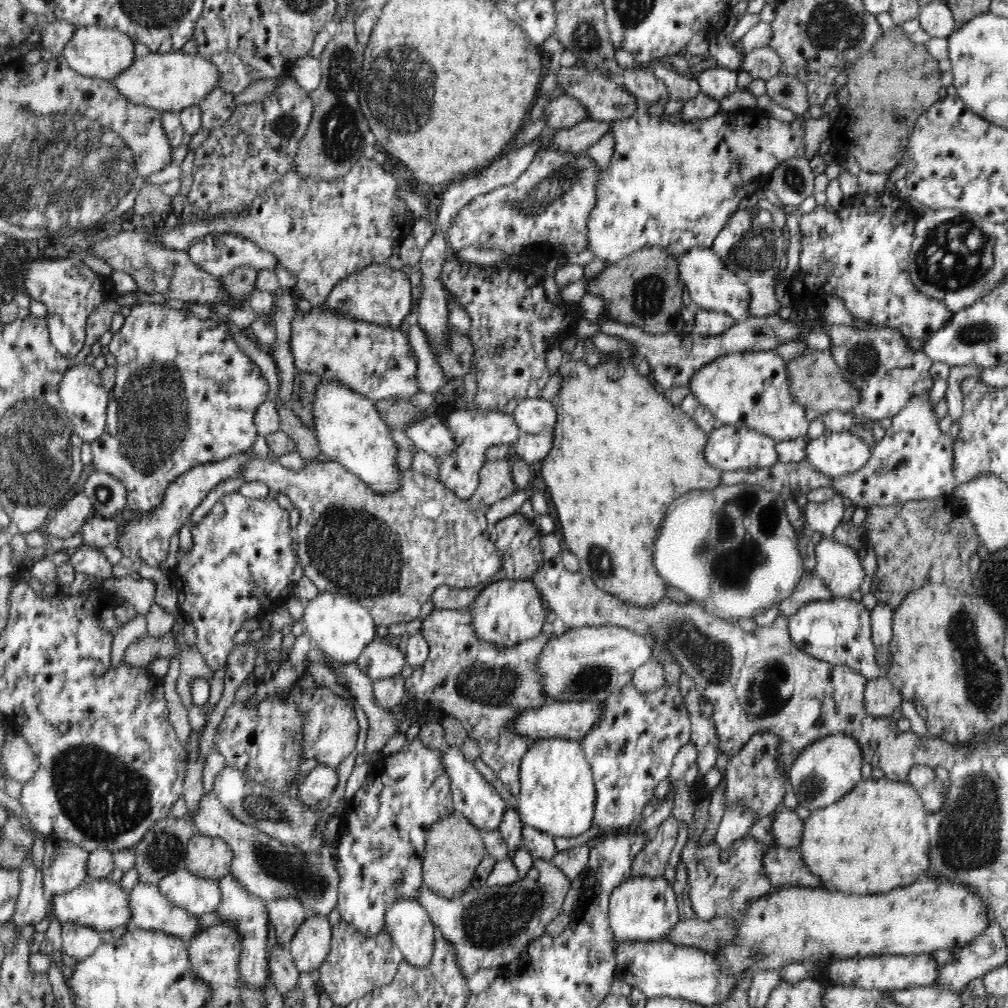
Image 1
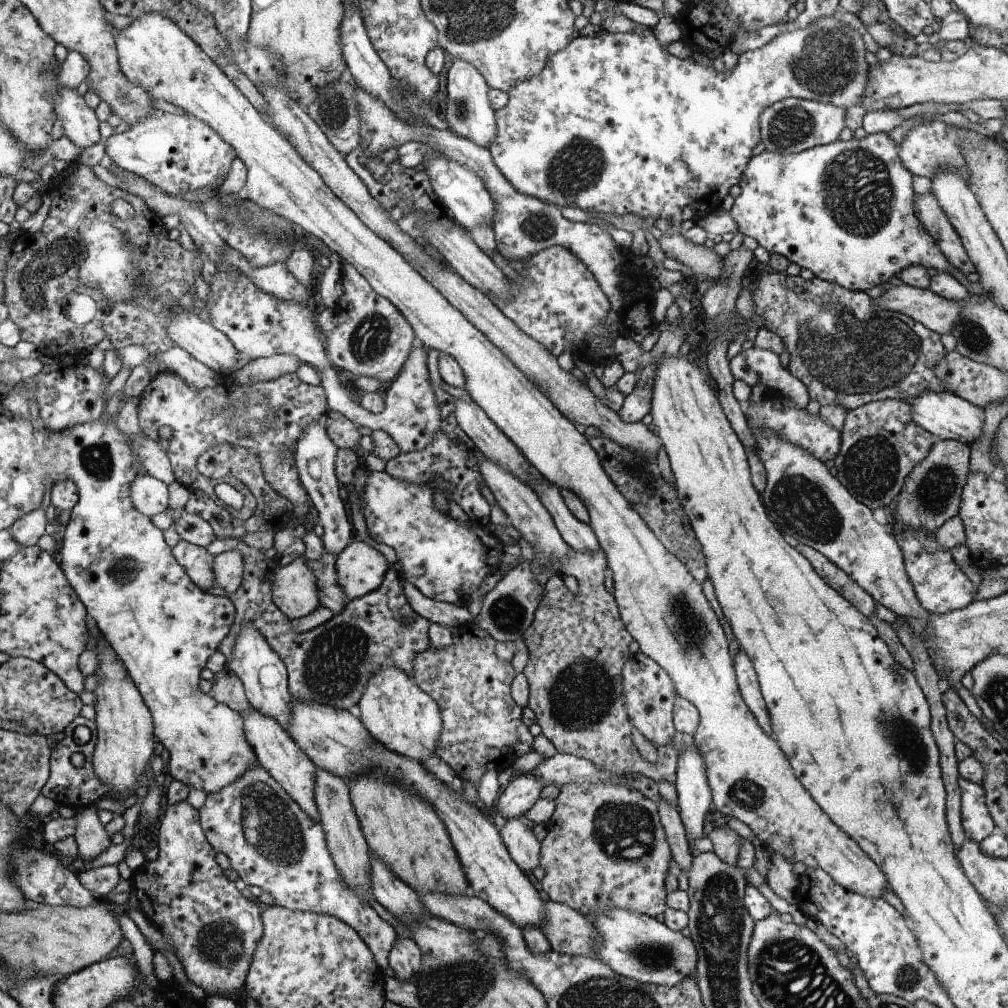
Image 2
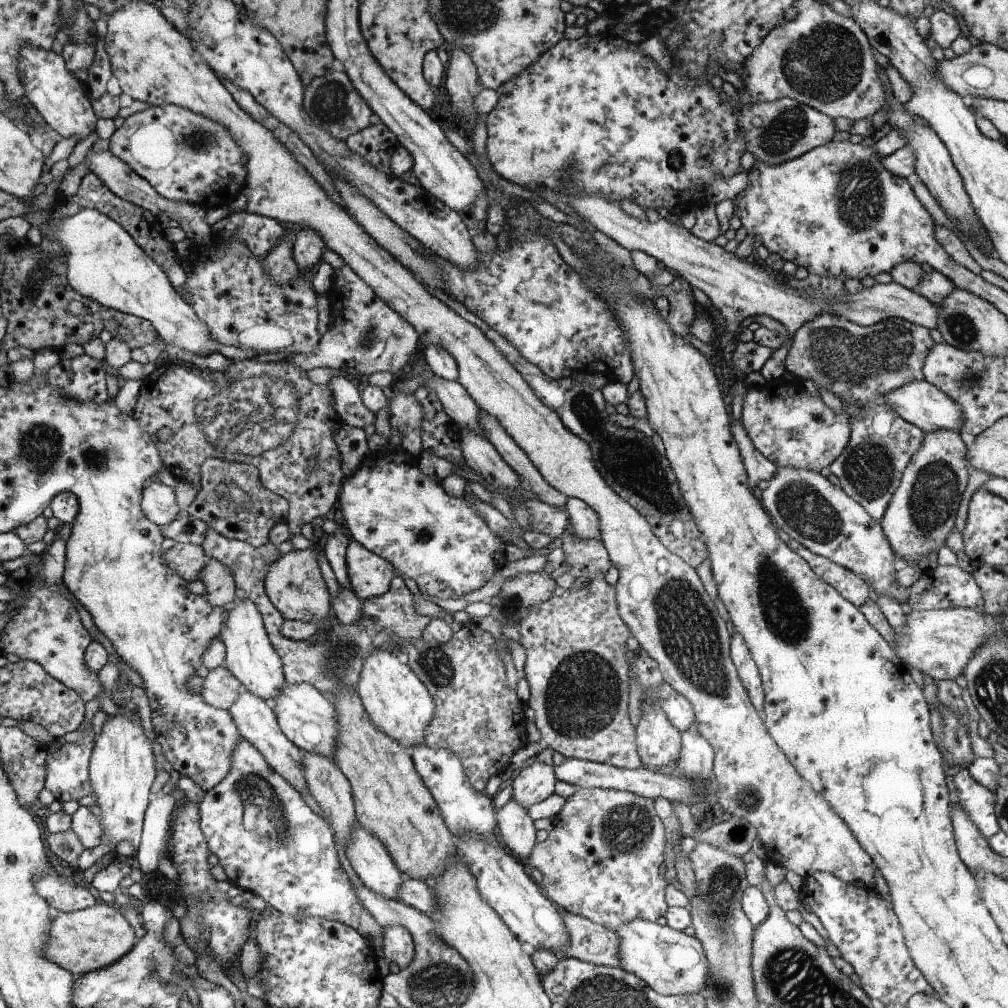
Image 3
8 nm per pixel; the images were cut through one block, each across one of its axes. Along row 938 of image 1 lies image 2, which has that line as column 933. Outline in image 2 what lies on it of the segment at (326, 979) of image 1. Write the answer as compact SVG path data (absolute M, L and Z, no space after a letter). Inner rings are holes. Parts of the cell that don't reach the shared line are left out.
M770 272L761 274L755 282L756 291L751 295L756 318L764 322L765 329L782 338L790 355L787 370L804 383L810 399L821 406L835 404L850 411L871 401L896 399L910 402L926 390L946 391L944 382L936 378L936 364L945 354L941 336L906 314L892 310L874 312L865 291L847 290L817 277L804 280L800 275Z

